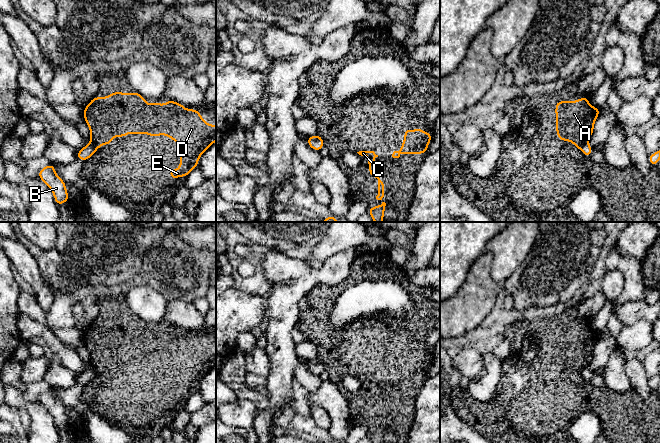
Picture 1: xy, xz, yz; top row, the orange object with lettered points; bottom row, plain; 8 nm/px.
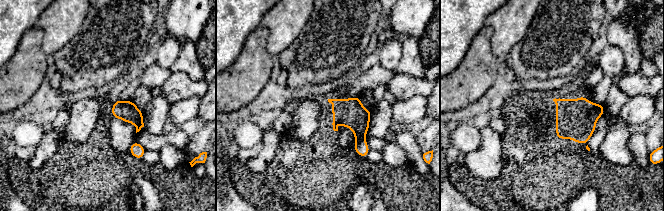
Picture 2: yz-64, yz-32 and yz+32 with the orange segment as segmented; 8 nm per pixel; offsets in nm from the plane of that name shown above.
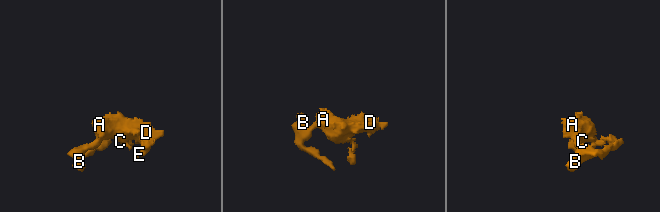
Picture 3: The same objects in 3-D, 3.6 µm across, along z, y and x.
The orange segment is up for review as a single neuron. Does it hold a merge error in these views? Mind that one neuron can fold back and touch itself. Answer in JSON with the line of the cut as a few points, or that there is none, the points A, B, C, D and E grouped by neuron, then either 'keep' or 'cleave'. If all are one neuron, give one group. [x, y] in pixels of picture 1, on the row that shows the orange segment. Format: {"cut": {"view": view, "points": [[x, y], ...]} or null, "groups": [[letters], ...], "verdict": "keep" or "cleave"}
{"cut": {"view": "yz", "points": [[587, 142], [580, 148]]}, "groups": [["A", "C", "D", "E"], ["B"]], "verdict": "cleave"}

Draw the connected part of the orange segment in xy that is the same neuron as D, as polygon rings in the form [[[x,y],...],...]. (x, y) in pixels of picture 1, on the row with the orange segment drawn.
[[[117,90],[107,97],[93,97],[90,103],[83,108],[84,121],[90,128],[90,140],[98,149],[101,145],[110,145],[113,137],[126,137],[129,133],[139,136],[147,133],[149,137],[159,137],[164,134],[171,137],[180,146],[180,168],[170,169],[169,177],[176,180],[177,177],[187,177],[198,166],[200,156],[216,141],[216,125],[209,125],[201,116],[198,109],[185,109],[183,104],[167,99],[165,105],[155,101],[151,105],[137,91],[133,93],[121,93]]]

